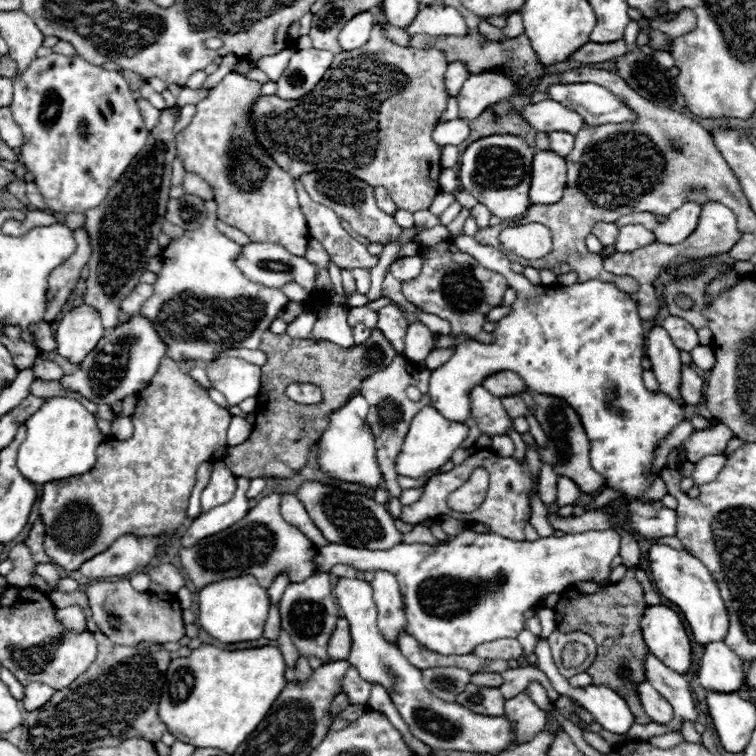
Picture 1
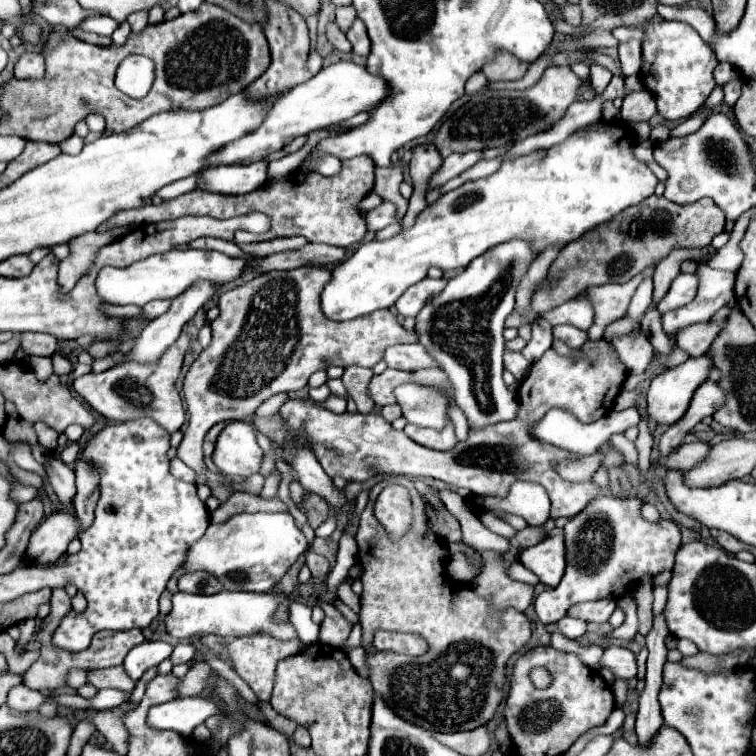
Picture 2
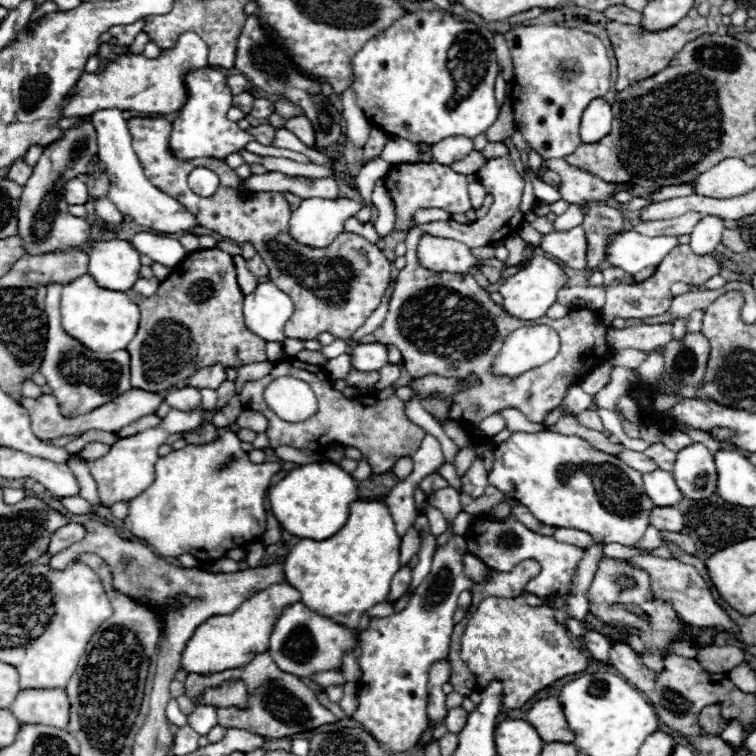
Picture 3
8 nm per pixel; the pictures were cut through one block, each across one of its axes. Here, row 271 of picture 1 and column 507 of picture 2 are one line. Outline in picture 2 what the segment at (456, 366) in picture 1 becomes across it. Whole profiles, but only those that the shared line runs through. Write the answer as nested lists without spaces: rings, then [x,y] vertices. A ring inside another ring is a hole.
[[[524,480],[512,484],[508,490],[508,496],[472,498],[468,500],[468,508],[474,514],[484,514],[484,512],[490,512],[492,508],[498,508],[502,512],[522,516],[527,524],[532,524],[532,526],[542,526],[550,518],[548,514],[550,500],[548,500],[546,490],[540,484],[532,484]]]

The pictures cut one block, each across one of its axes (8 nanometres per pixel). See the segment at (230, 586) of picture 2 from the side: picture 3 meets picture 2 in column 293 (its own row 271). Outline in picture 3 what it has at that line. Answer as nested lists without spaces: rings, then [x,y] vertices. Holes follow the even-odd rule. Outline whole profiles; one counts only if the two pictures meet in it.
[[[534,256],[526,264],[526,268],[518,270],[516,276],[506,278],[504,284],[500,286],[499,293],[504,296],[502,306],[516,318],[526,318],[526,320],[540,318],[552,304],[556,304],[556,294],[560,288],[566,288],[566,282],[568,276],[556,262],[552,262],[546,256]]]

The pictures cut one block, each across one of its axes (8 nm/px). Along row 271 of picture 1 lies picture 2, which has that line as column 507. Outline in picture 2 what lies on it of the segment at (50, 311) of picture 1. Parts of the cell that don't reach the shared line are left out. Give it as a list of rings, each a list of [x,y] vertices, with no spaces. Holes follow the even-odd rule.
[[[498,52],[494,62],[486,64],[482,68],[482,72],[486,74],[488,82],[514,81],[522,78],[528,70],[528,64],[520,62],[518,58],[514,58],[508,52]]]

